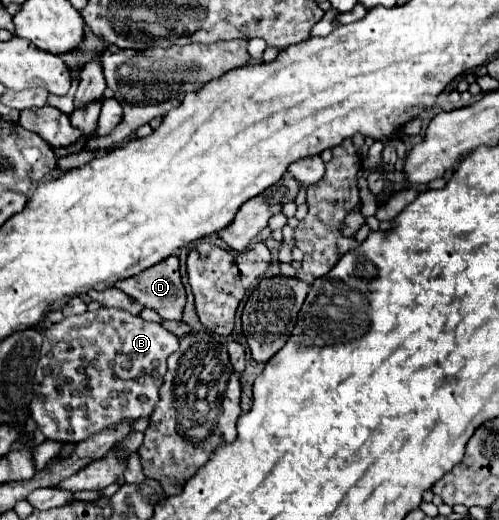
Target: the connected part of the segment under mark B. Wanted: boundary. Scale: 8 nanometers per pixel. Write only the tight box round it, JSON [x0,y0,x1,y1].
[31,307,179,443]

